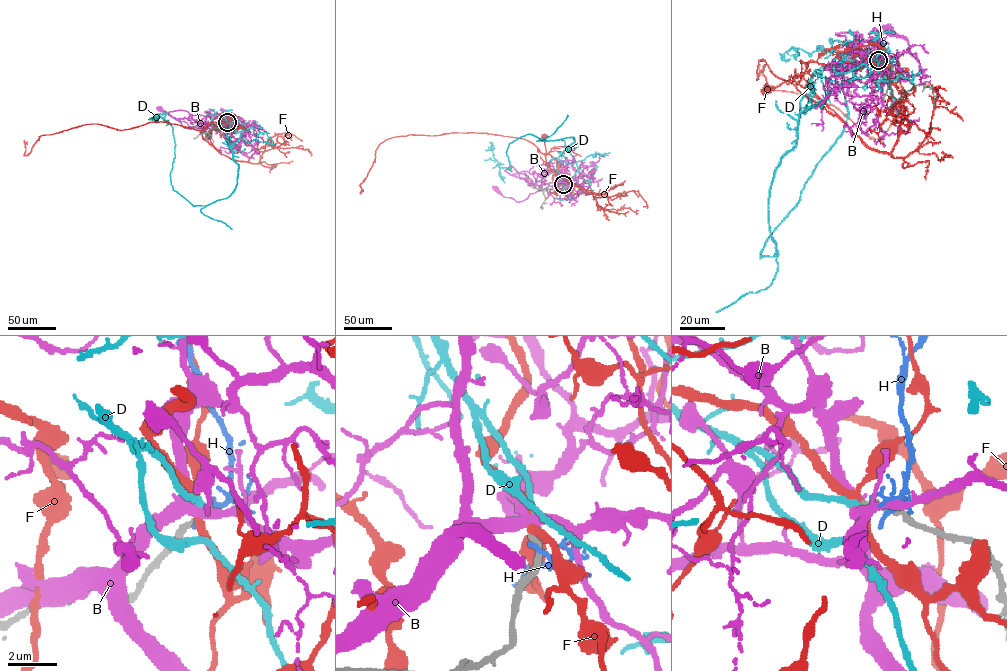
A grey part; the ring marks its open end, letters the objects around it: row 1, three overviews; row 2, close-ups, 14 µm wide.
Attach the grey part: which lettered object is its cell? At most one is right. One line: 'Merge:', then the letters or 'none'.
Merge: D

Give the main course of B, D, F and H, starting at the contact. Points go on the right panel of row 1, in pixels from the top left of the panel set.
B: (878, 60), (880, 66), (897, 65), (912, 76), (919, 71), (908, 42), (888, 29)
D: (878, 60), (851, 49), (808, 82), (769, 190), (776, 253), (760, 257), (847, 113), (836, 52), (790, 59)
F: (879, 60), (856, 49), (839, 65), (807, 63), (796, 88), (835, 114), (795, 82), (767, 89)
H: (881, 60), (884, 44), (879, 41)

